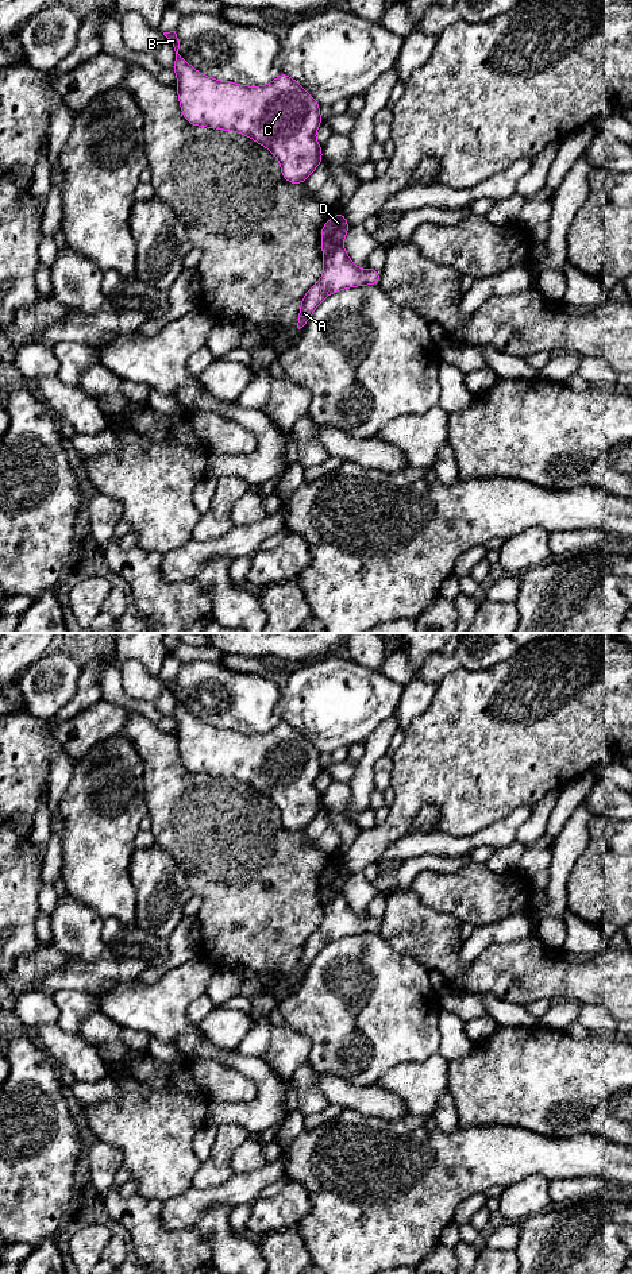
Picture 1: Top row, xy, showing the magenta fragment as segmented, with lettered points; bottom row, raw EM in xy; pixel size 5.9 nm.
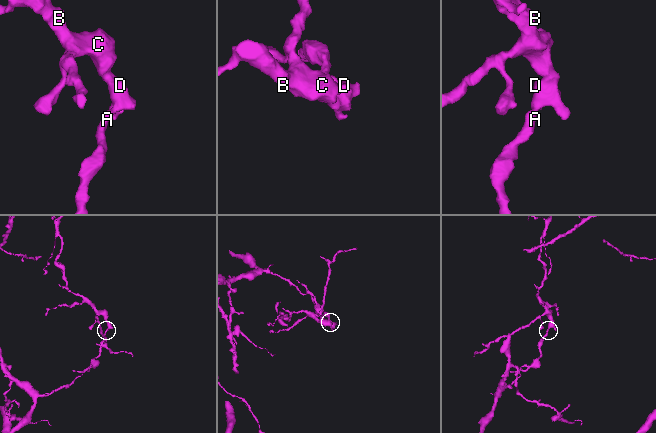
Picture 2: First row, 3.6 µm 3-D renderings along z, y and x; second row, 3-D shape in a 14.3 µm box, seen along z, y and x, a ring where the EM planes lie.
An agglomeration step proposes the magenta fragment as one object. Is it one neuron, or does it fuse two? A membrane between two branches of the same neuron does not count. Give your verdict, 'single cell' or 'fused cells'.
single cell

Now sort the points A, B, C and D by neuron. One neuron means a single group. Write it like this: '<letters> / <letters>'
A B C D

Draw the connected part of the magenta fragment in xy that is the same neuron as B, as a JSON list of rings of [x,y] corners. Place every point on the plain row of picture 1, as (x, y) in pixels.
[[[176,679],[163,683],[176,699],[176,737],[188,771],[247,783],[277,804],[289,831],[305,830],[323,808],[315,787],[323,771],[319,750],[285,721],[265,734],[209,726],[178,702]]]

